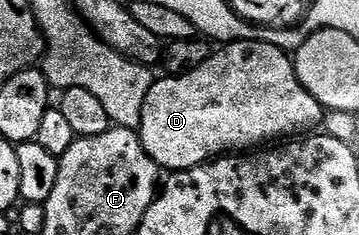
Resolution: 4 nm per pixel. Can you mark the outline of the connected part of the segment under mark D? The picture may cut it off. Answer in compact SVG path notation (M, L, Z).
M230 41L222 44L218 51L210 52L209 58L199 67L195 67L189 73L178 73L176 75L165 75L165 78L154 80L151 91L147 95L147 99L143 103L143 115L139 132L141 142L147 151L147 155L151 155L151 159L162 170L180 171L183 169L193 169L197 165L203 165L206 161L214 160L222 155L237 155L242 151L253 151L258 147L264 146L272 137L281 137L277 139L293 139L298 135L309 135L314 132L313 129L322 124L323 110L319 102L312 97L303 87L303 83L299 83L297 78L297 68L293 65L293 57L286 50L275 47L271 43L263 43L262 41Z

